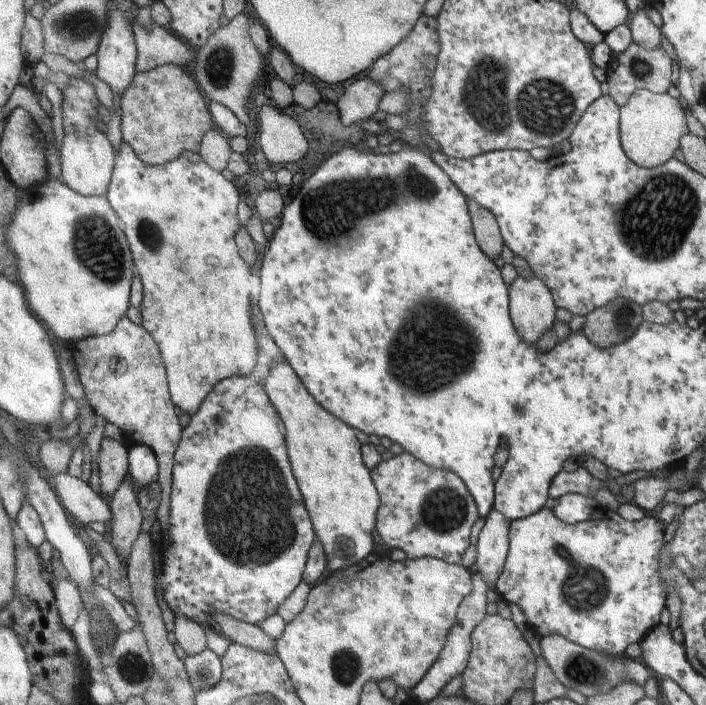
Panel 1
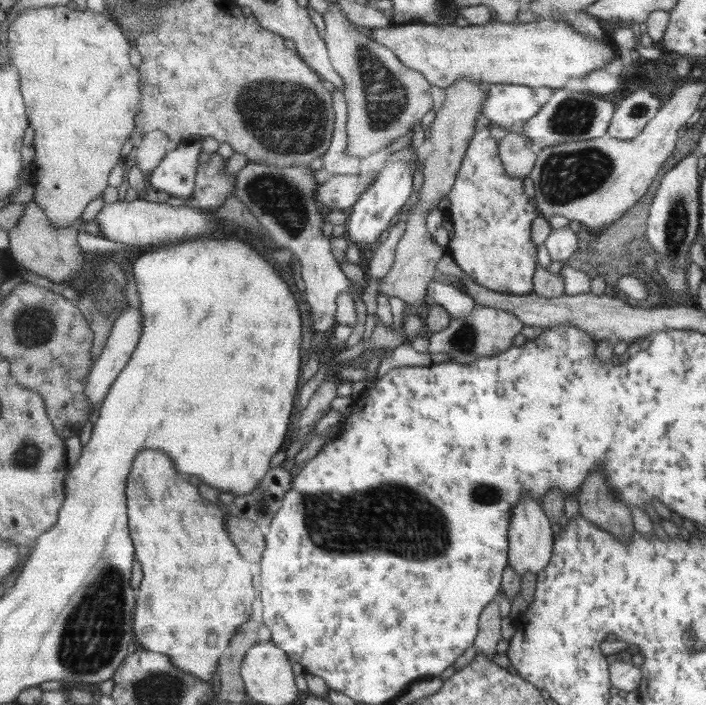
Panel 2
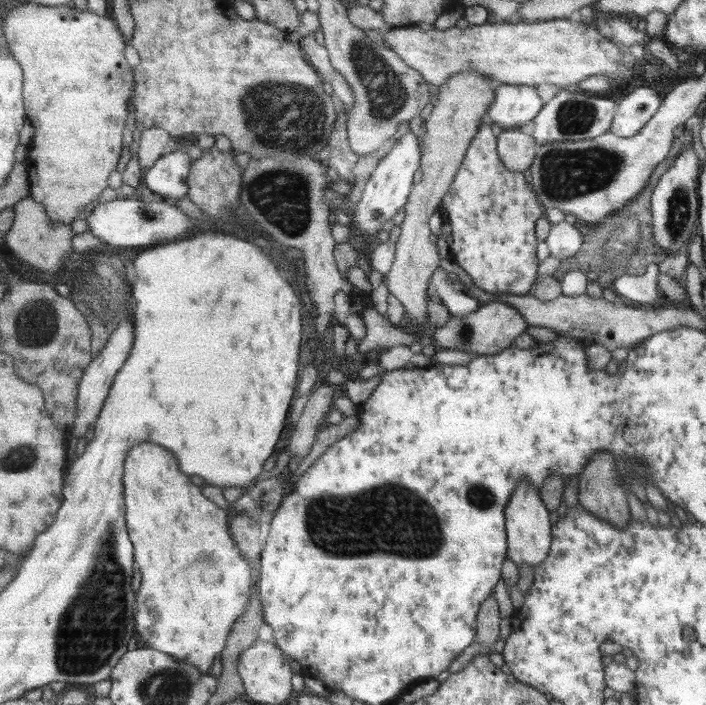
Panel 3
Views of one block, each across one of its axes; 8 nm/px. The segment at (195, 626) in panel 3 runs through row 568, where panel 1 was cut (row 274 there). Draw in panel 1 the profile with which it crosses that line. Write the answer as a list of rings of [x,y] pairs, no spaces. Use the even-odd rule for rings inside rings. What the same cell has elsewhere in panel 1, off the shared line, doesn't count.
[[[124,142],[122,150],[116,158],[110,189],[106,196],[121,217],[123,226],[127,226],[124,231],[127,238],[129,238],[131,248],[133,248],[133,258],[135,258],[139,276],[141,276],[141,280],[145,284],[145,302],[139,308],[143,316],[142,325],[150,333],[153,332],[153,338],[160,345],[160,351],[168,369],[168,383],[173,402],[183,413],[186,412],[188,415],[193,416],[197,414],[201,404],[213,392],[217,383],[237,375],[255,376],[254,370],[260,358],[260,341],[251,316],[251,273],[249,273],[251,272],[251,266],[243,260],[243,257],[239,254],[238,244],[235,242],[237,231],[242,226],[241,222],[239,222],[239,204],[241,204],[239,190],[223,174],[209,166],[200,153],[185,151],[177,160],[168,162],[163,166],[150,165],[136,155],[131,145]]]

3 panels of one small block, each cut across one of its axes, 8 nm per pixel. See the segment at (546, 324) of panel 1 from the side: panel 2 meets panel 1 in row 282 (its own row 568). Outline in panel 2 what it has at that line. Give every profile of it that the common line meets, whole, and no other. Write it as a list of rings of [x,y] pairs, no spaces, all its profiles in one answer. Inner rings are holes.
[[[524,494],[513,507],[507,527],[508,551],[506,564],[509,565],[521,578],[526,572],[536,575],[541,572],[552,551],[553,533],[549,519],[545,516],[540,503]]]

